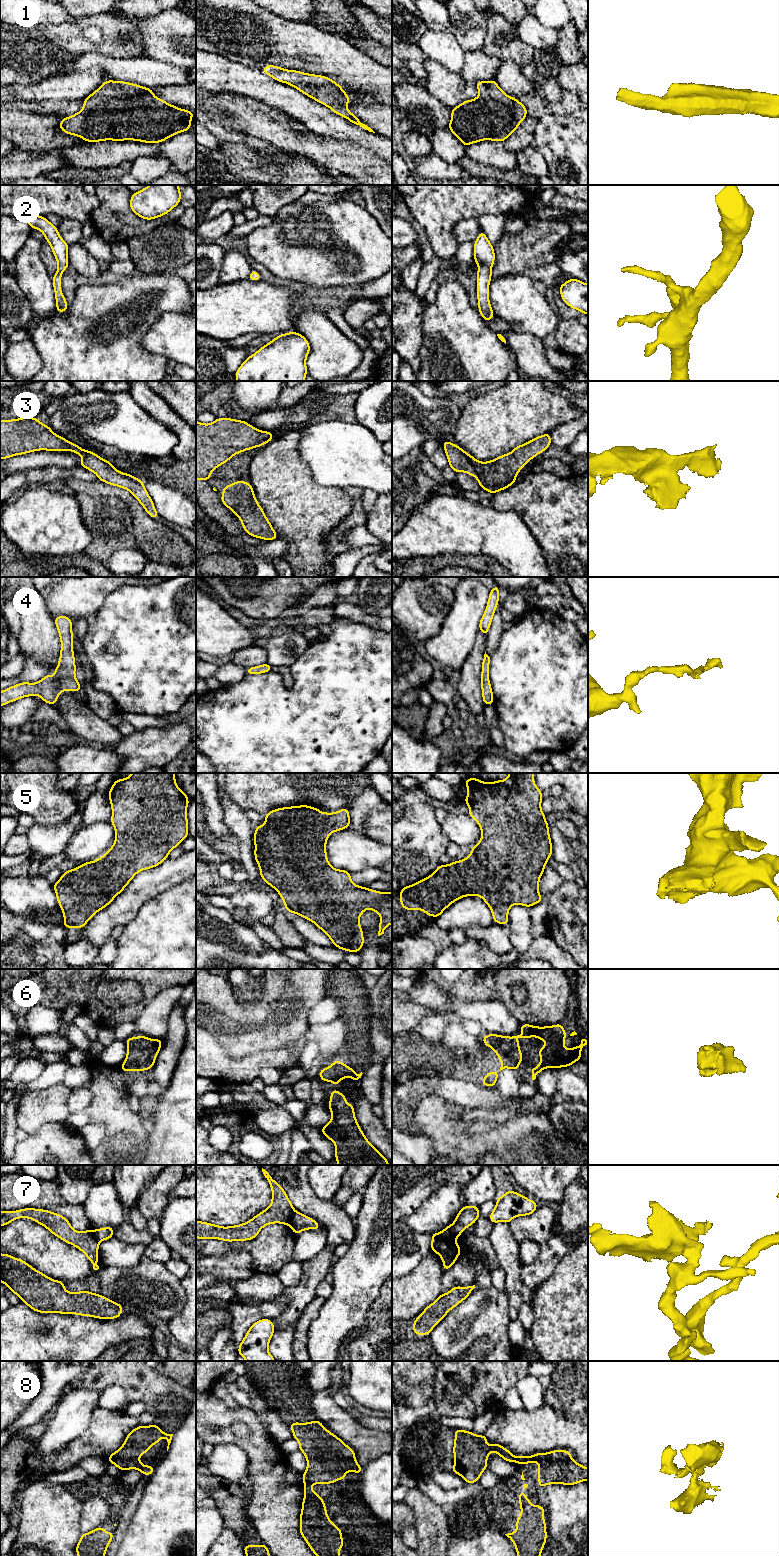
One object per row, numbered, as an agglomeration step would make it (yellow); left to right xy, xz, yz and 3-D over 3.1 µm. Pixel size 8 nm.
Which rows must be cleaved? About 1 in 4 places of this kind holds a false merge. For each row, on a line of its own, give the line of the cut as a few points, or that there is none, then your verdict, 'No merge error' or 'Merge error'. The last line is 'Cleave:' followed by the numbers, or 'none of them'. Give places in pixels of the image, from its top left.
1: No split. No merge error
2: No split. No merge error
3: No split. No merge error
4: No split. No merge error
5: No split. No merge error
6: No split. No merge error
7: Split along yz (438, 1233), (446, 1239), (455, 1240). Merge error
8: No split. No merge error
Cleave: 7

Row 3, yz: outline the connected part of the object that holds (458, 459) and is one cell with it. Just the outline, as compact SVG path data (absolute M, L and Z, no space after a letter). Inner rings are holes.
M546 433L515 447L510 453L488 462L480 462L461 447L443 441L449 466L456 473L475 476L480 488L495 494L516 482L516 476L527 462L544 452L551 445L551 434Z

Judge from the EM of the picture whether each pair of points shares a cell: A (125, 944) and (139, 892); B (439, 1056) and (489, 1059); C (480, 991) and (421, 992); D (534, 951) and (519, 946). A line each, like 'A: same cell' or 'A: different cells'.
A: different cells
B: same cell
C: different cells
D: different cells

